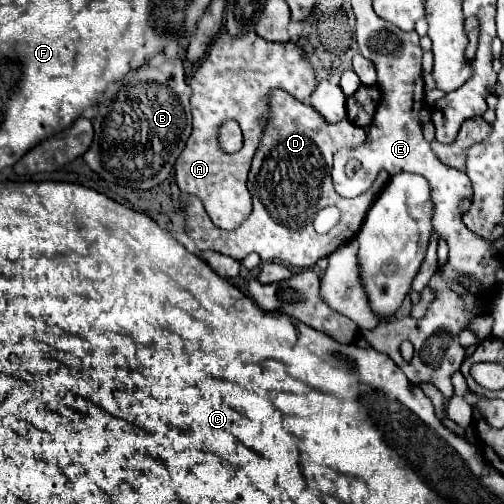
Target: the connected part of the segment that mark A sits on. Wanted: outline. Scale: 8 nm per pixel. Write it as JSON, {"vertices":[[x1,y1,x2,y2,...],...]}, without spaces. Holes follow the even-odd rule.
{"vertices":[[221,32,209,48,207,58,189,80,189,86,193,90,193,130,185,150,175,162,175,182,181,192,193,194,203,202,215,226,223,230,235,230,251,214,247,172,265,130,263,122,269,114,271,90,279,88,295,96,299,102,309,102,309,94,317,86,315,72,307,56,295,42,275,44,265,42,255,32,239,38],[227,120,239,122,243,132,243,148,235,154,229,154,219,146,219,128]]}

